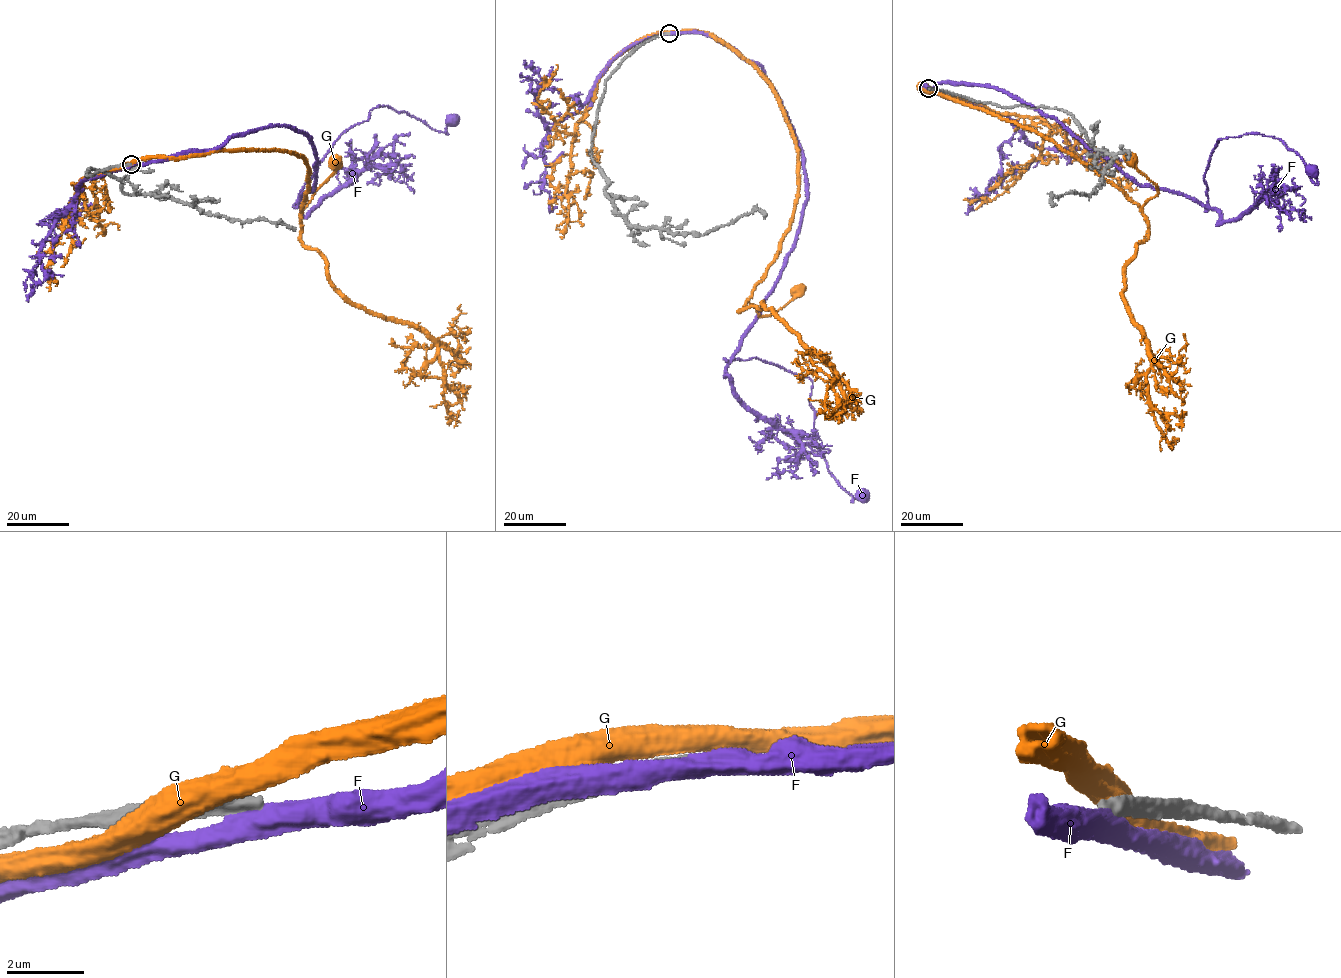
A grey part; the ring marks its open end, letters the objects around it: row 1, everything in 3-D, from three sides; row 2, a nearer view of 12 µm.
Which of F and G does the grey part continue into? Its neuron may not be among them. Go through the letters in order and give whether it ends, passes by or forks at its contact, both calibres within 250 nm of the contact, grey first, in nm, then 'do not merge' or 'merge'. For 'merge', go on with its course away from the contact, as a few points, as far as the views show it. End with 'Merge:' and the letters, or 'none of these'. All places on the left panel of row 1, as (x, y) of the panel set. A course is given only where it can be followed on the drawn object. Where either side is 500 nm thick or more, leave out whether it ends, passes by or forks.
F: 500/500 nm | do not merge
G: 550/600 nm | do not merge
Merge: none of these

